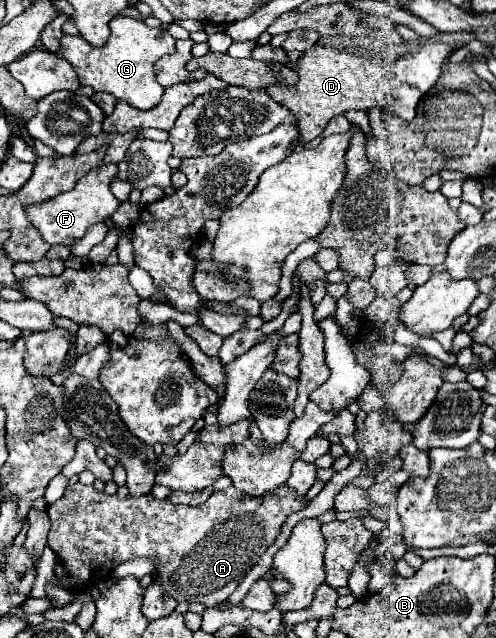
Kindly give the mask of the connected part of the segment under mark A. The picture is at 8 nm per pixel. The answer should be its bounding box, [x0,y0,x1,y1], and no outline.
[48,483,306,607]

